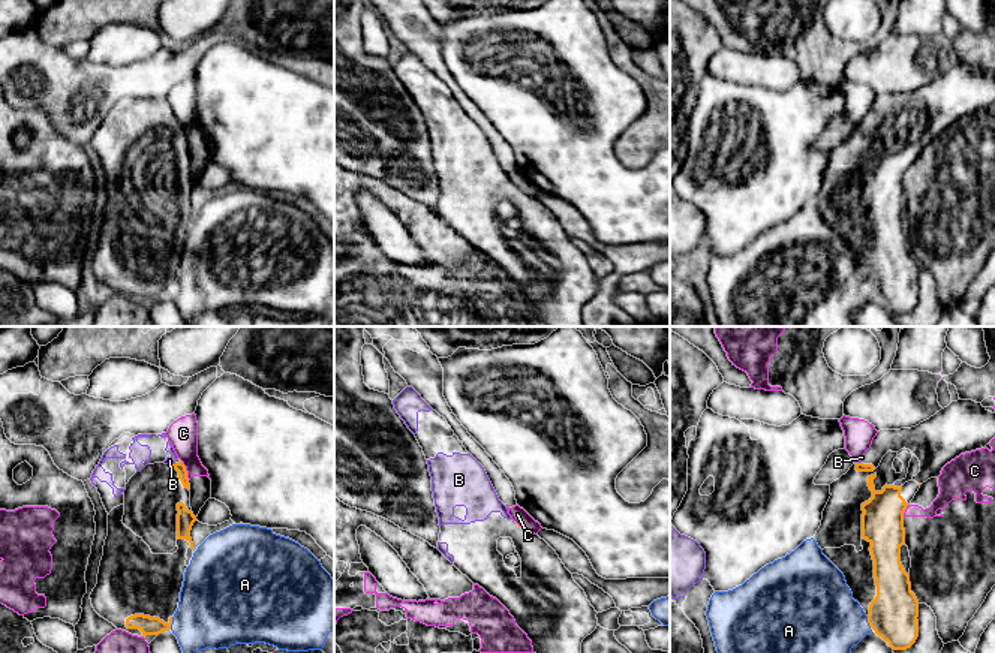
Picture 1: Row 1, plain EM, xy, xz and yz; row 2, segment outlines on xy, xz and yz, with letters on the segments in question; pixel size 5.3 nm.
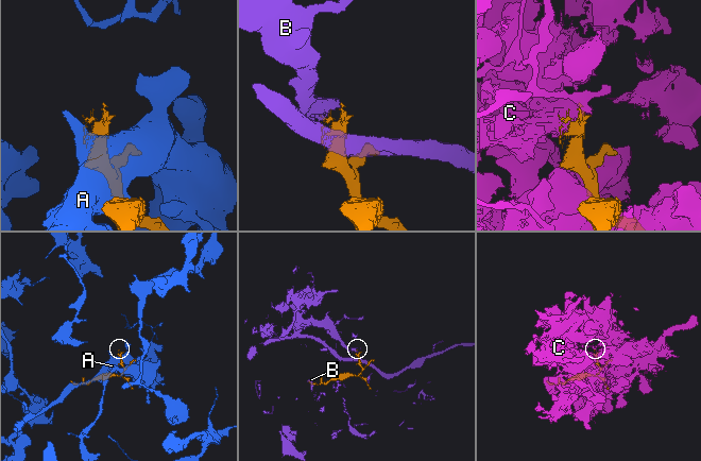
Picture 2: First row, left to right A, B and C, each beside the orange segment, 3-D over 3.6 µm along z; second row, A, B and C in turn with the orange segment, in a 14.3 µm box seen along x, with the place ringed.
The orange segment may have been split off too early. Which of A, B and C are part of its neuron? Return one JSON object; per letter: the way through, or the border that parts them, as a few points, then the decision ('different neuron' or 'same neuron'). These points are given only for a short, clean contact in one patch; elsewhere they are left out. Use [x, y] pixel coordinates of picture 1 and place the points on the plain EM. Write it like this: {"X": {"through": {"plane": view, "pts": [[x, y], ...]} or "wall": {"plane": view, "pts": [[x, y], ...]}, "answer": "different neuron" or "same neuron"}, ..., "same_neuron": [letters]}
{"A": {"answer": "different neuron"}, "B": {"answer": "same neuron"}, "C": {"answer": "different neuron"}, "same_neuron": ["B"]}

